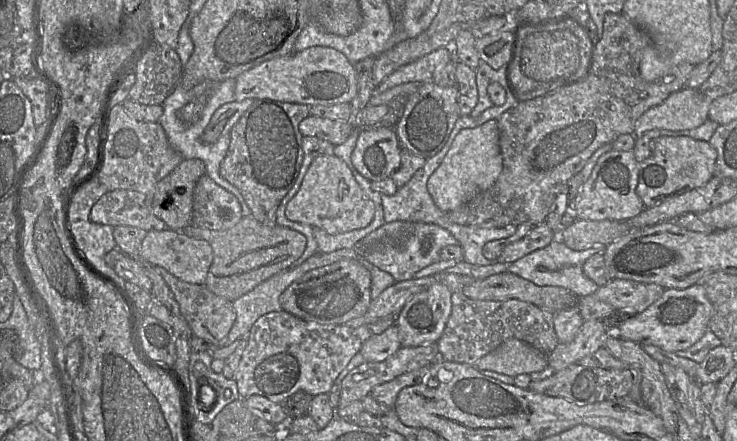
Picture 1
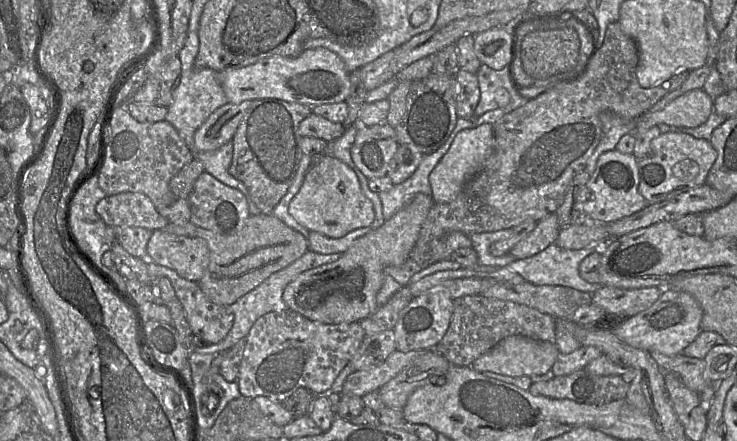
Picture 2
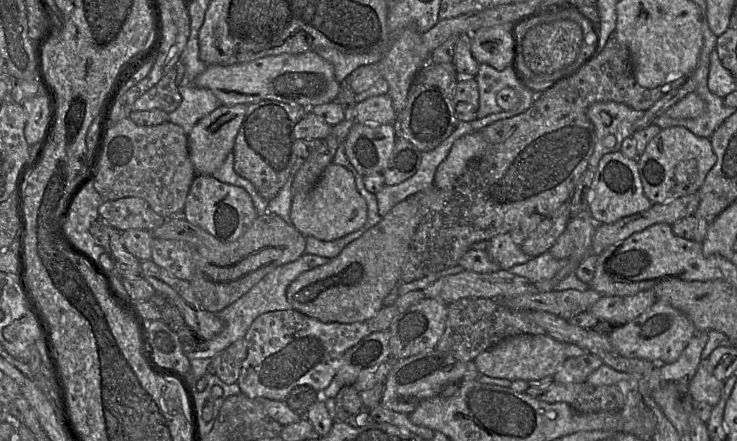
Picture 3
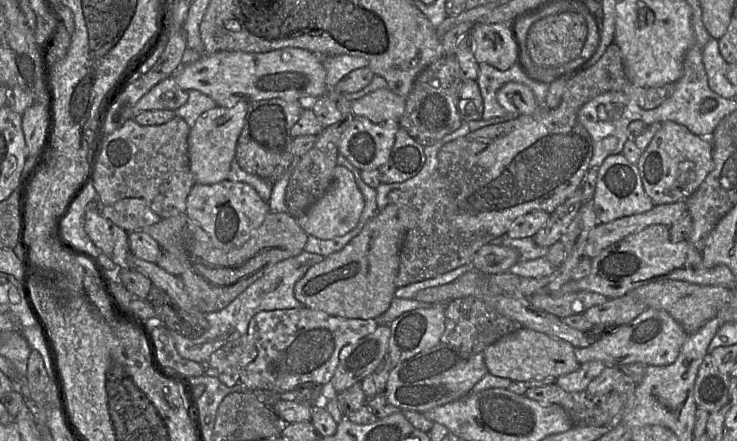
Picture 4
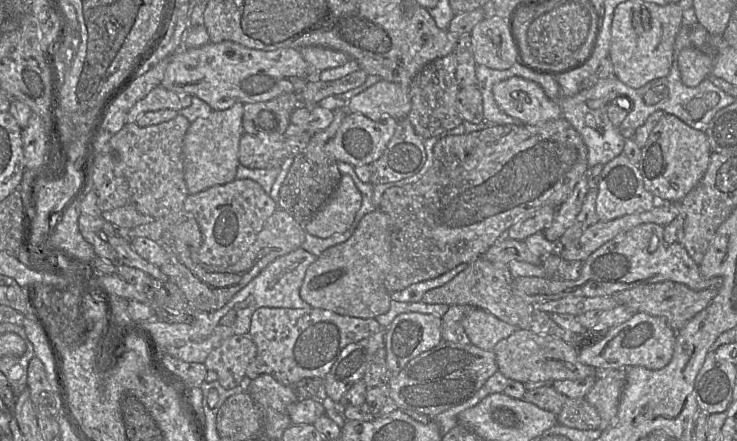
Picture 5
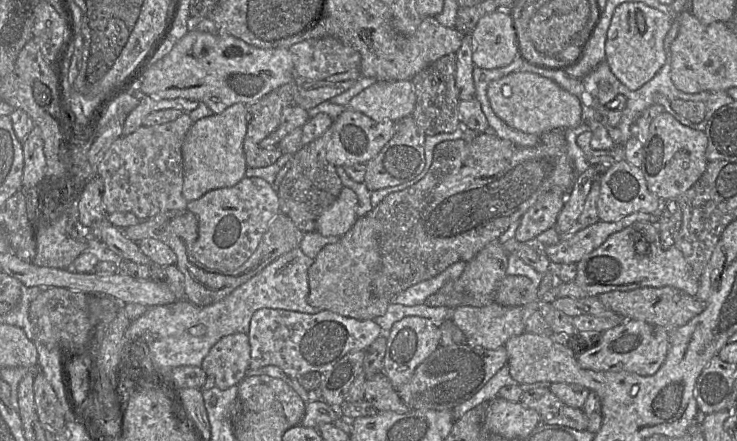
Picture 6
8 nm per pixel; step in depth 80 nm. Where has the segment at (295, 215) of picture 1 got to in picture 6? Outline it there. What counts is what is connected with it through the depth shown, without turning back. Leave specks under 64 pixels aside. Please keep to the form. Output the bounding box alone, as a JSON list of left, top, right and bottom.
[315,186,358,237]

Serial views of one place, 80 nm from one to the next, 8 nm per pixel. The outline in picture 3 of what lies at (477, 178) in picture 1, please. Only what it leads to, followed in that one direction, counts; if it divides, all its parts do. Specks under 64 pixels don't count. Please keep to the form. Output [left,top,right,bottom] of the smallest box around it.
[434,131,487,190]

